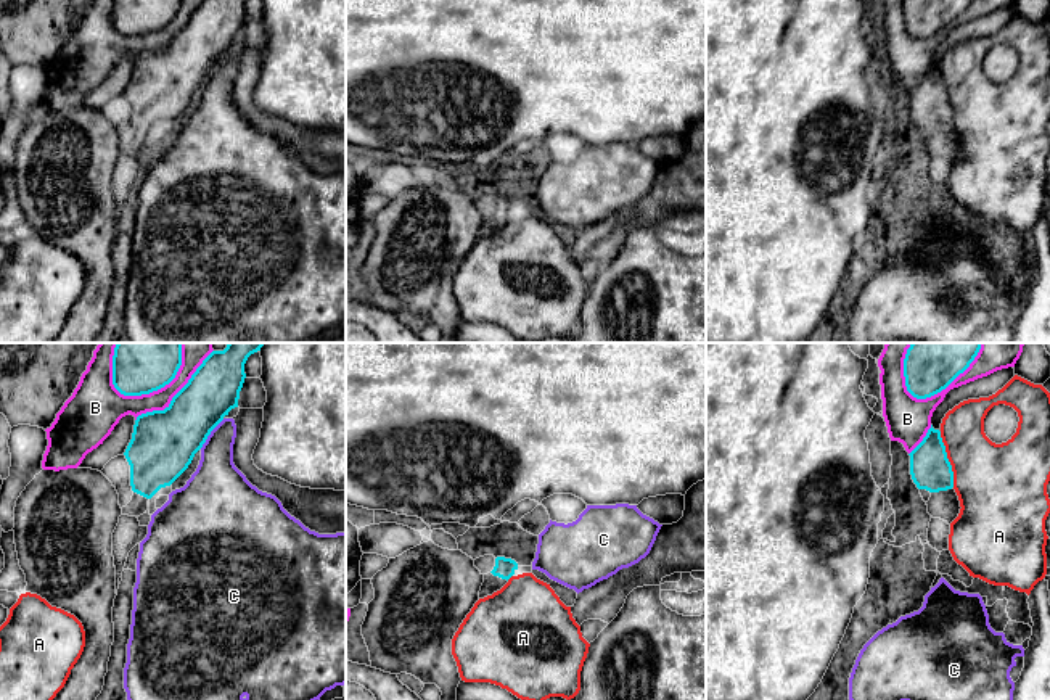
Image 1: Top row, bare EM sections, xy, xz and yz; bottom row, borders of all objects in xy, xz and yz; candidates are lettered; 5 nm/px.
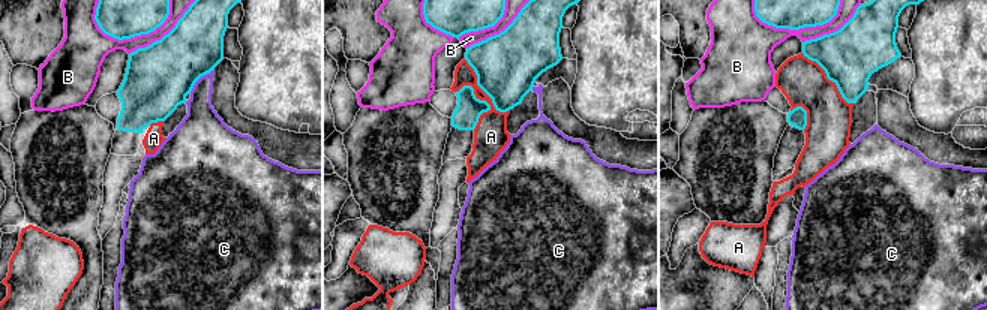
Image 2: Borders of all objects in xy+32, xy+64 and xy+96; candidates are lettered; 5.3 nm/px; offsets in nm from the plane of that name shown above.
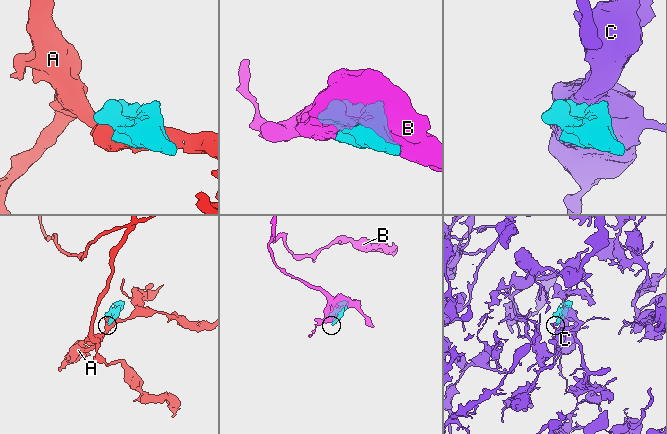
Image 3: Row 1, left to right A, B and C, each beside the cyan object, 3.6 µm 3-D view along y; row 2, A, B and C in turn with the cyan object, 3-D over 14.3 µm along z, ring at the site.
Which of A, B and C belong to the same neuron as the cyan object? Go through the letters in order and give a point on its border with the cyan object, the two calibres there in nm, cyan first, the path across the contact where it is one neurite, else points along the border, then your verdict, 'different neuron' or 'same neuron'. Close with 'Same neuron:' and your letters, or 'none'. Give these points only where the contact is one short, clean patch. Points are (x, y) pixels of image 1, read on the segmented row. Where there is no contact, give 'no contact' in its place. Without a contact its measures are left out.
A: contact yz (947, 459); calibres 200 and 380 nm; different neuron
B: contact xy (159, 388); calibres 340 and 150 nm; different neuron
C: contact xy (209, 433); calibres 320 and 240 nm; border xy (224, 419), (200, 448); different neuron
Same neuron: none

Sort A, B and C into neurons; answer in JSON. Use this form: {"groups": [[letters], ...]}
{"groups": [["A"], ["B"], ["C"]]}

